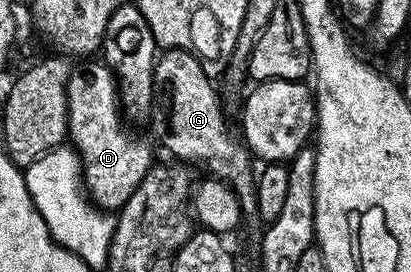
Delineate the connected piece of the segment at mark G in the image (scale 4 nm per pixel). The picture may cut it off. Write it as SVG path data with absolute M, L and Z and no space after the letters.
M168 49L157 58L154 70L154 79L168 90L168 132L164 135L164 143L172 155L177 155L177 160L187 164L201 163L208 170L209 176L215 177L228 184L236 192L241 204L248 205L253 202L254 192L257 187L257 176L252 175L254 156L248 150L243 138L239 134L232 135L228 128L228 119L224 116L224 107L220 104L220 95L216 92L213 80L204 72L200 60L191 51Z

